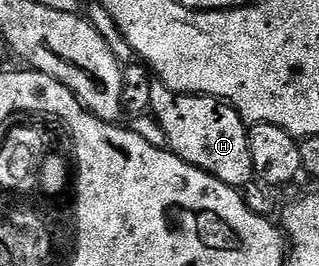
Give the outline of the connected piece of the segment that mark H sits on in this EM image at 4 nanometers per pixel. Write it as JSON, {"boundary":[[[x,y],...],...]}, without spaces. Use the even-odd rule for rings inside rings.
{"boundary":[[[153,83],[149,89],[149,105],[157,116],[157,125],[165,136],[164,144],[169,152],[238,191],[244,190],[244,185],[254,180],[249,129],[228,101],[172,93],[166,85]]]}

